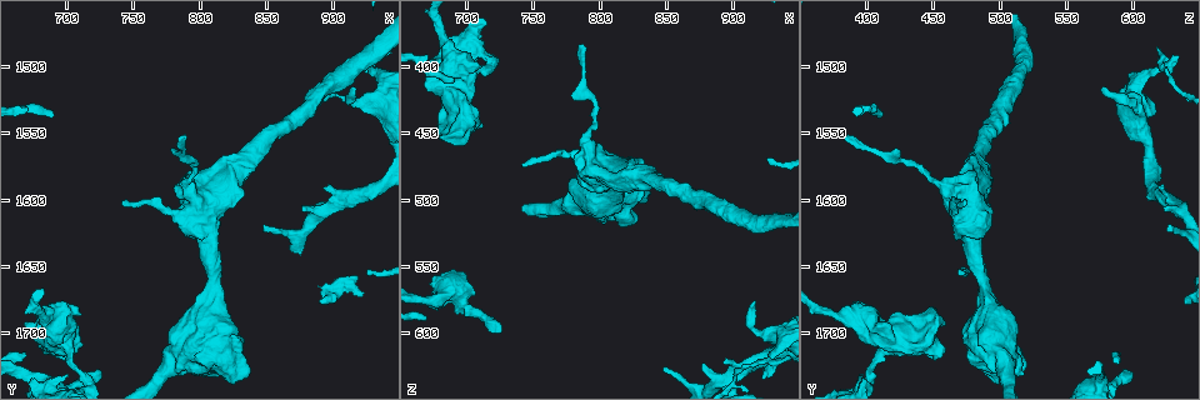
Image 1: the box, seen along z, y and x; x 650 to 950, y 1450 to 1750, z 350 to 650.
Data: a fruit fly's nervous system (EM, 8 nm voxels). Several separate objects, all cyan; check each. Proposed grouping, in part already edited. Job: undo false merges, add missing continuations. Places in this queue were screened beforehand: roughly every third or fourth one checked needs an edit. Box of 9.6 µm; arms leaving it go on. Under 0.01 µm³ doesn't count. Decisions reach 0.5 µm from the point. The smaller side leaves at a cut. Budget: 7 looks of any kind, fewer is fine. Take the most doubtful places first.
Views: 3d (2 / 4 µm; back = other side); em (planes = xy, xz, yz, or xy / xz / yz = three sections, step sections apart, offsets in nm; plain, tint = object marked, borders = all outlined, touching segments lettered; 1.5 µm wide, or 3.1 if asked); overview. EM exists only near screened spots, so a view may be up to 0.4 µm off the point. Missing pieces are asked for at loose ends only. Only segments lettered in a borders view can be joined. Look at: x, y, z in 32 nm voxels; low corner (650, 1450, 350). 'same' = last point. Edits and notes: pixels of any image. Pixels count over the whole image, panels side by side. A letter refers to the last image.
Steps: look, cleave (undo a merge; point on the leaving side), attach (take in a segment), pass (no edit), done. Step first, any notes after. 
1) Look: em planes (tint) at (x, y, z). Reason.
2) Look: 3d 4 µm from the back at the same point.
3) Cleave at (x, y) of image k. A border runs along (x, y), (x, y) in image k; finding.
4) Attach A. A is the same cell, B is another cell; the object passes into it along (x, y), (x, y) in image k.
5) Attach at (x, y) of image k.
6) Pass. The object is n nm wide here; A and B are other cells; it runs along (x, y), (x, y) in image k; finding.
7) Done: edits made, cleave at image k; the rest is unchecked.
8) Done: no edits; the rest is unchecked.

Look: 3d 2 µm at (928, 1500, 622). Sudden change in width.

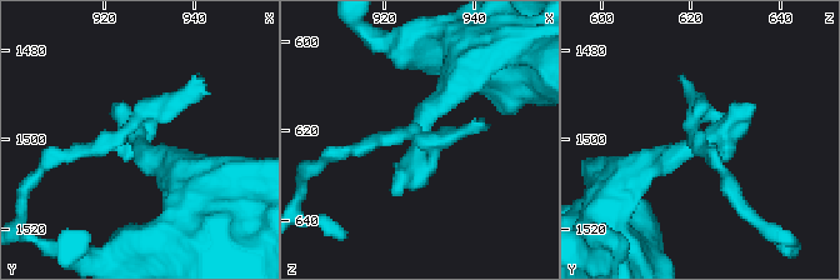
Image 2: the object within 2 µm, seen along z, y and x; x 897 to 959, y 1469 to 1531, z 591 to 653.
Look: em planes (borders) at (926, 1500, 620).

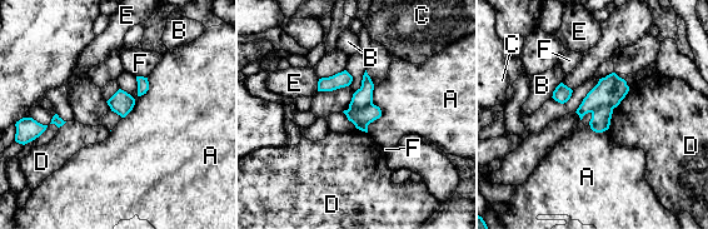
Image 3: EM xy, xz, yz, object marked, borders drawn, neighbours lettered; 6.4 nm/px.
Cleave at (368, 114) of image 3. A, B, C, D, E and F are other cells; a border runs along (372, 103), (349, 109) in image 3; two cells meet here.

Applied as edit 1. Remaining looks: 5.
Look: 3d 2 µm at (788, 1552, 384). Tapers out.

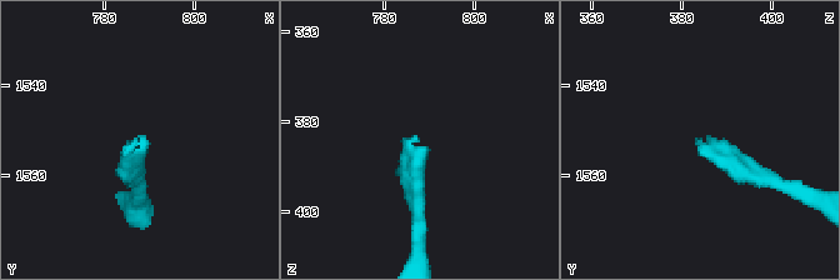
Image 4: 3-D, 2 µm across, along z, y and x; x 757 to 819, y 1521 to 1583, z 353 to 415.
Look: em xy step 8 (borders) at (787, 1551, 384). Shape alone is not enough.

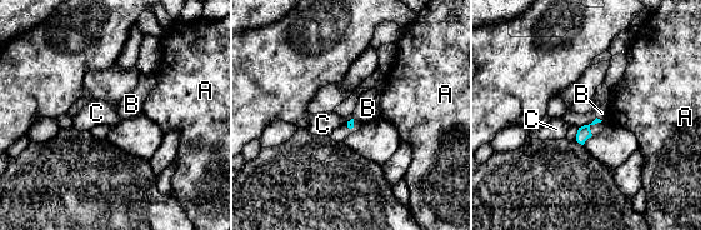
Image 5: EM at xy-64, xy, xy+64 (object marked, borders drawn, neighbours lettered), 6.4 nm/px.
Look: em planes (borders) at the same point. Another direction.

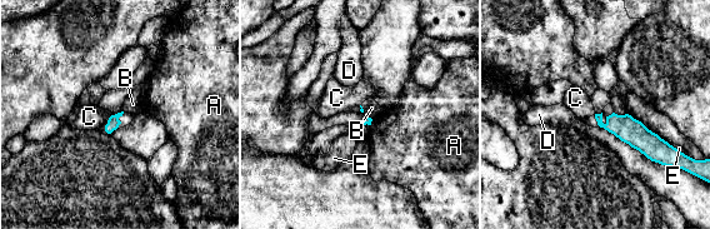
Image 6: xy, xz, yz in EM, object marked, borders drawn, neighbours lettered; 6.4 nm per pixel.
Attach D. D is the same cell, A, B, C and E are other cells; it goes on there.

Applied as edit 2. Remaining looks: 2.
Done: edits made, cleave at image 3, attach at image 6; the rest is unchecked.

